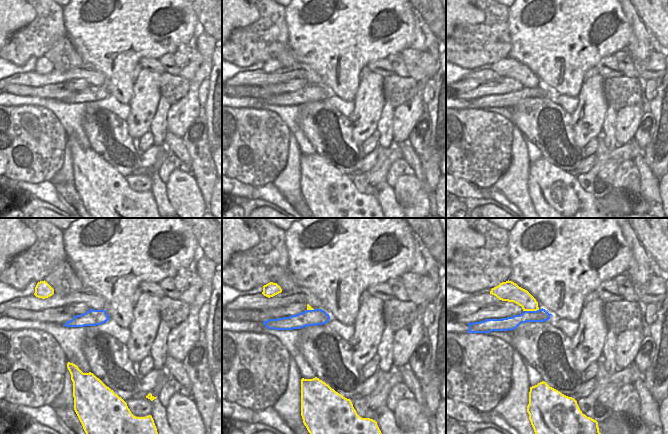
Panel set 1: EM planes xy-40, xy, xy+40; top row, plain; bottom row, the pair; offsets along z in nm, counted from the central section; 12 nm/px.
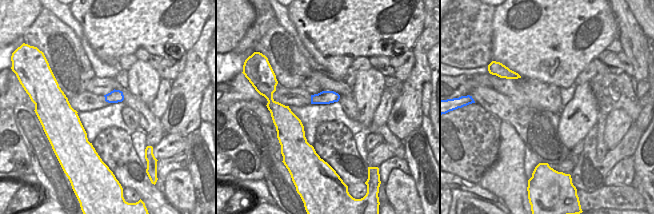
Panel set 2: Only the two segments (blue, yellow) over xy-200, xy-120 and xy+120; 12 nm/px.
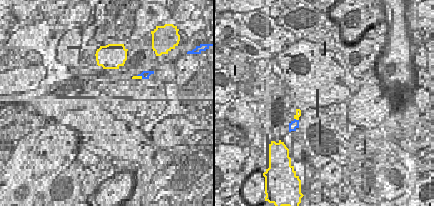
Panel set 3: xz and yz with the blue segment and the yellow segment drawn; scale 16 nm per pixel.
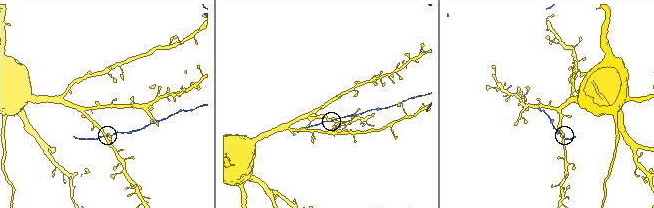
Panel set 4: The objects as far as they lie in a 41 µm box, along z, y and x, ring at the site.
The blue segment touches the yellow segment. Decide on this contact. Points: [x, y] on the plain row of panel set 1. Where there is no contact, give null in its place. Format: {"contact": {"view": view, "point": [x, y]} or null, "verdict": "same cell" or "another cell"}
{"contact": {"view": "xy+40", "point": [531, 87]}, "verdict": "another cell"}

